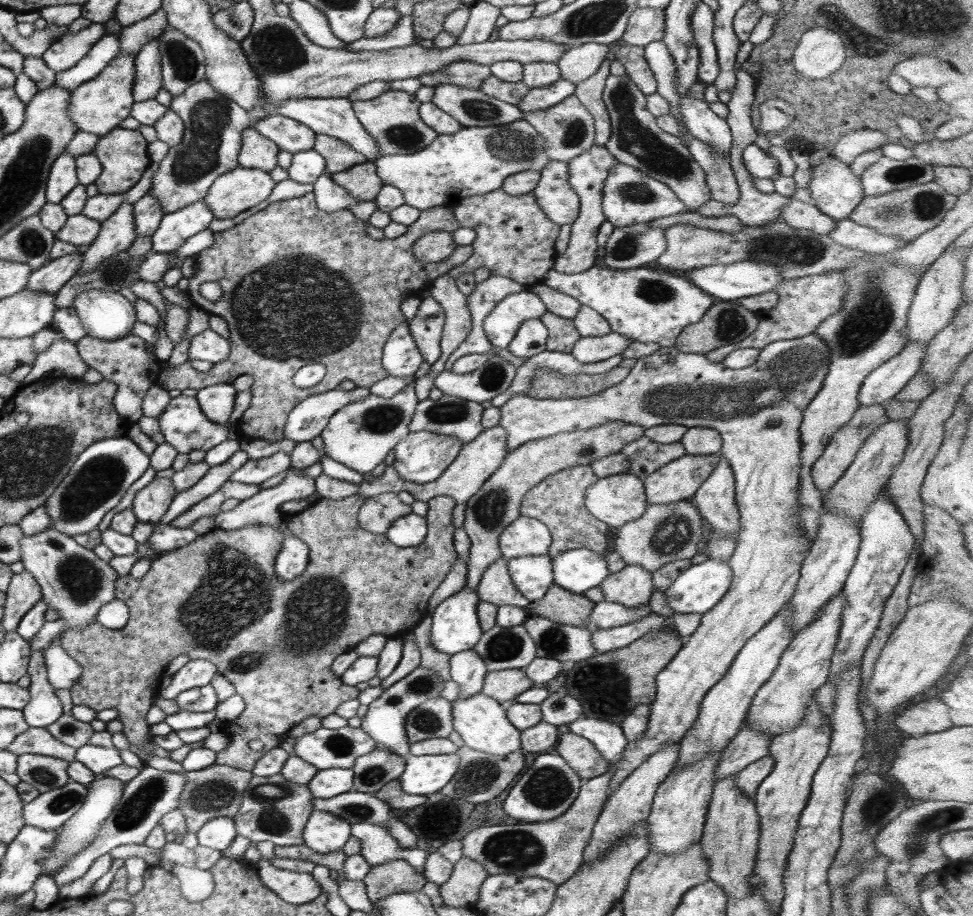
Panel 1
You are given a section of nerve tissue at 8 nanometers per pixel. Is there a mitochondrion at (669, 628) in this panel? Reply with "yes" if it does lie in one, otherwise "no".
no

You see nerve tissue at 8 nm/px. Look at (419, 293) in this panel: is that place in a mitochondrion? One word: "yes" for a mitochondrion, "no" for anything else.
no

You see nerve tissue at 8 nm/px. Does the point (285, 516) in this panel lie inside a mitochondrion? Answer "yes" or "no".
no

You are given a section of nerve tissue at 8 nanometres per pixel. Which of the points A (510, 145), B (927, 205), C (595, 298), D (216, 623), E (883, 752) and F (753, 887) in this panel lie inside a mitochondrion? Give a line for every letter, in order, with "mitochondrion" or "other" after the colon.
A: mitochondrion
B: mitochondrion
C: other
D: mitochondrion
E: other
F: other

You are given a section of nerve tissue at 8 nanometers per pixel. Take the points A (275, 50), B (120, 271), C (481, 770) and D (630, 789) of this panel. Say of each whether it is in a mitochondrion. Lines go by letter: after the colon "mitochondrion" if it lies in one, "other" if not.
A: mitochondrion
B: mitochondrion
C: mitochondrion
D: other

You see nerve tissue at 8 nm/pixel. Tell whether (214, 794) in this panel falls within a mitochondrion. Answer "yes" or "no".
yes

